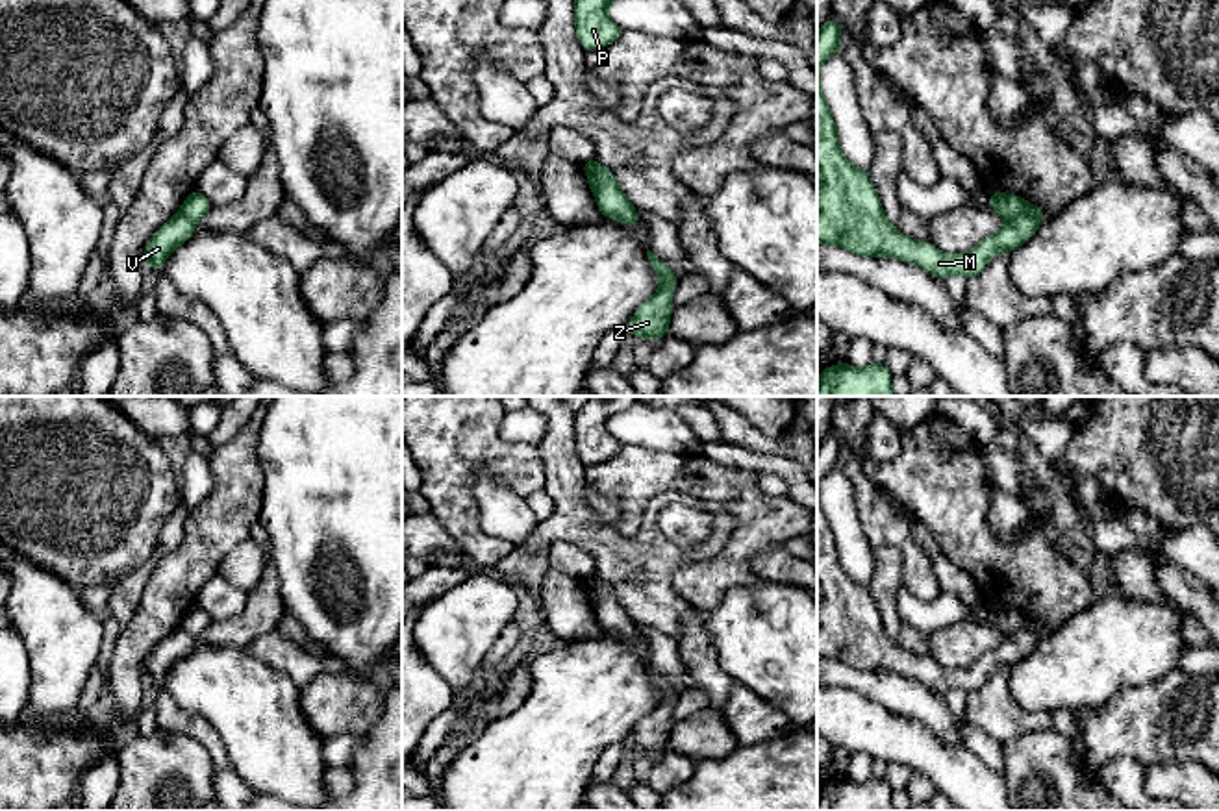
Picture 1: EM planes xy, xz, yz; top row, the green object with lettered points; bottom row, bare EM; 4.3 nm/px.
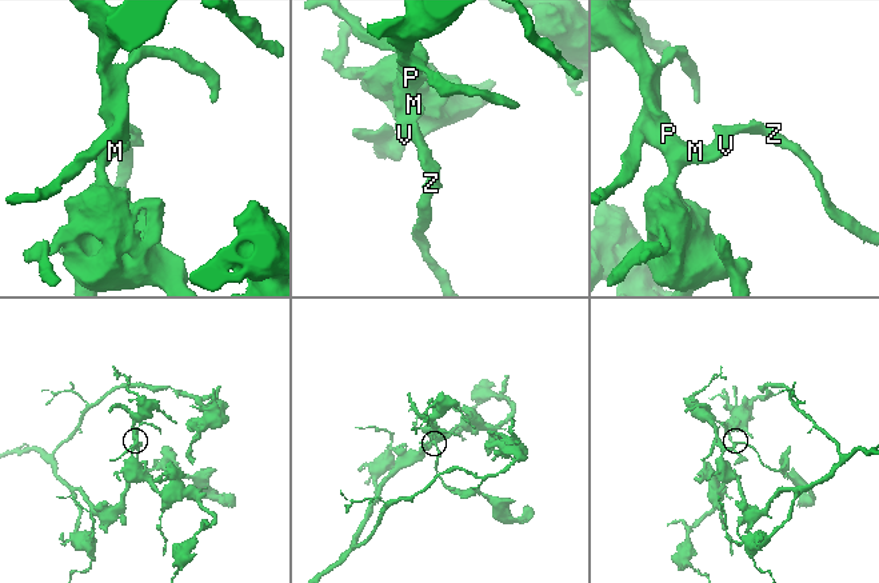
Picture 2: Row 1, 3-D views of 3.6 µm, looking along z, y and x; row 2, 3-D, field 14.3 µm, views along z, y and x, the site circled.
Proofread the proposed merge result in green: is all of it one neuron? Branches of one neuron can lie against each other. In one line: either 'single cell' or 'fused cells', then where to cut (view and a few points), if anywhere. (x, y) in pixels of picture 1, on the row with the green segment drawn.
fused cells; cut in xz along (590, 160), (597, 186), (595, 195)

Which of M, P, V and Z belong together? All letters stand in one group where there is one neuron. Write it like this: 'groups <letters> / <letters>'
groups M P V / Z

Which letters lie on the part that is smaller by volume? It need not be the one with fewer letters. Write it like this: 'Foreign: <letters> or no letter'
Foreign: Z

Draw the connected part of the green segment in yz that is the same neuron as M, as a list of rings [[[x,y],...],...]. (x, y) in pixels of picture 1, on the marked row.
[[[828,19],[817,31],[817,174],[823,181],[821,191],[817,193],[817,244],[841,246],[860,257],[895,257],[919,265],[945,281],[956,274],[963,274],[967,280],[976,278],[995,254],[1012,254],[1034,237],[1039,222],[1026,215],[1004,218],[1004,226],[997,233],[986,237],[973,250],[963,254],[941,252],[930,243],[910,239],[897,231],[882,209],[882,200],[874,191],[869,172],[858,168],[843,156],[837,143],[834,115],[823,96],[819,83],[821,65],[839,50],[841,24],[836,19]]]

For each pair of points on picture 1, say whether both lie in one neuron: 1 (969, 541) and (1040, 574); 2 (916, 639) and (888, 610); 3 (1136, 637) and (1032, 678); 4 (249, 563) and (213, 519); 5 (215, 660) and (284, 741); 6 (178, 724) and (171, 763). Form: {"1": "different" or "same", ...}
{"1": "same", "2": "same", "3": "same", "4": "different", "5": "same", "6": "different"}

